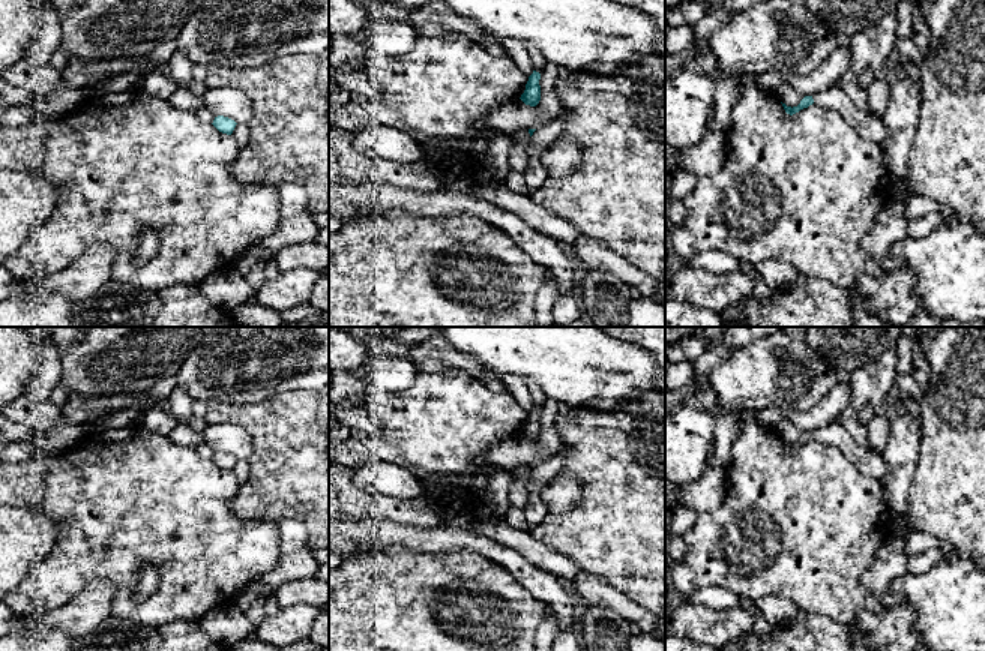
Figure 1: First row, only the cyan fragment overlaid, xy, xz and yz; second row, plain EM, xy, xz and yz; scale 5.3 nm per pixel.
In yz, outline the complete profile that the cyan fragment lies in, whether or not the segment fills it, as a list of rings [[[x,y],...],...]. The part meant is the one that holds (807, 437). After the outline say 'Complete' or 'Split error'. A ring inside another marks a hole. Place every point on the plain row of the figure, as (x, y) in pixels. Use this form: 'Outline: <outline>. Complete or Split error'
Outline: [[[833,422],[815,432],[805,432],[797,442],[791,444],[785,440],[782,440],[782,442],[787,450],[793,452],[812,440],[839,448],[856,465],[860,474],[875,478],[884,484],[889,476],[889,465],[883,459],[883,454],[857,444],[851,434],[838,422]]]. Split error

